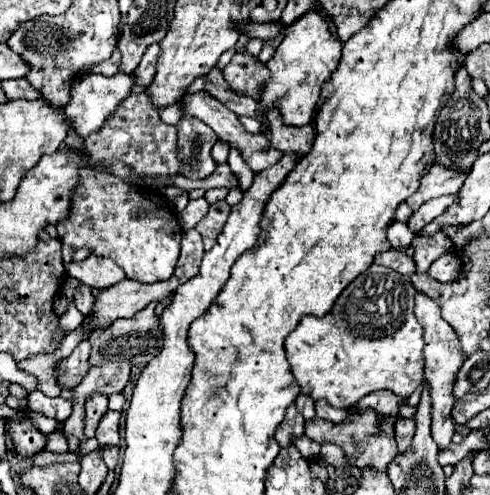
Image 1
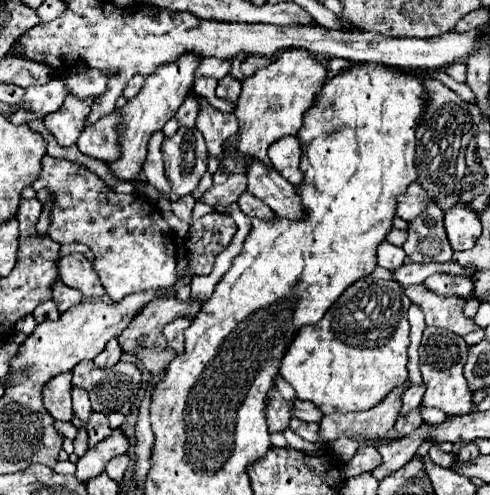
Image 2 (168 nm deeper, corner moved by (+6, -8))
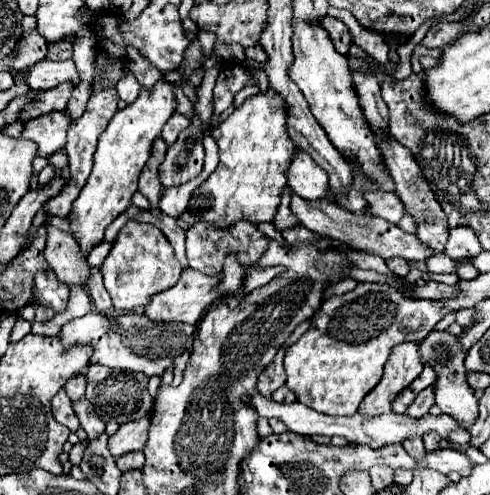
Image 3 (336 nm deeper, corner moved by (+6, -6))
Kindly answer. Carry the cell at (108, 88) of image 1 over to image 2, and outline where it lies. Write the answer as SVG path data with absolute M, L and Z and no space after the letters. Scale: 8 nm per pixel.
M68 96L58 112L52 112L52 116L44 116L44 124L48 132L56 138L60 146L72 146L76 144L80 132L84 130L86 116L90 114L92 98L78 100L74 96Z

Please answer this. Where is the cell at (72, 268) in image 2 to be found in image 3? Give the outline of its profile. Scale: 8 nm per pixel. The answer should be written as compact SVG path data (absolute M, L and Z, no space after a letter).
M48 228L48 242L46 242L46 248L44 248L44 258L50 264L56 278L60 282L64 282L66 286L86 286L88 284L90 266L88 266L88 260L84 258L84 254L80 252L80 244L74 240L72 234L62 232L58 228Z

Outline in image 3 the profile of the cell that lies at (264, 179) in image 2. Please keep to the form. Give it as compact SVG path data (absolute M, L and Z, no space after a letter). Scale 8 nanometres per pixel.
M292 192L290 210L292 210L292 214L298 218L298 222L302 226L306 226L308 230L316 232L318 236L330 236L334 240L348 242L354 248L378 254L382 258L400 256L400 258L404 258L408 262L424 262L426 258L432 256L432 252L428 248L424 248L424 244L414 234L402 232L396 224L390 224L390 222L386 222L382 218L376 218L376 216L364 218L362 214L348 214L346 210L340 210L334 202L328 202L326 198L322 198L322 200L304 200L304 198L300 198L300 196L296 196Z

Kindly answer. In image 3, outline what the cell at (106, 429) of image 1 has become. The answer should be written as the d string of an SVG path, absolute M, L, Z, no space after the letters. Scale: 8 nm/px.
M82 398L80 402L74 402L72 406L74 406L74 410L76 410L76 416L78 416L78 420L80 420L80 426L82 426L82 428L86 430L86 434L88 434L88 440L94 440L94 438L98 438L100 434L104 434L104 422L102 422L100 414L94 410L94 406L92 406L86 398Z

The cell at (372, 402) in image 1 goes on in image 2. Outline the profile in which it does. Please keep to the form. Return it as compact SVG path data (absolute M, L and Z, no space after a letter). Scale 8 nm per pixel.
M424 382L412 384L412 386L404 392L404 396L402 396L400 414L406 414L406 412L418 408L418 406L420 406L420 400L422 400L422 394L424 394Z

